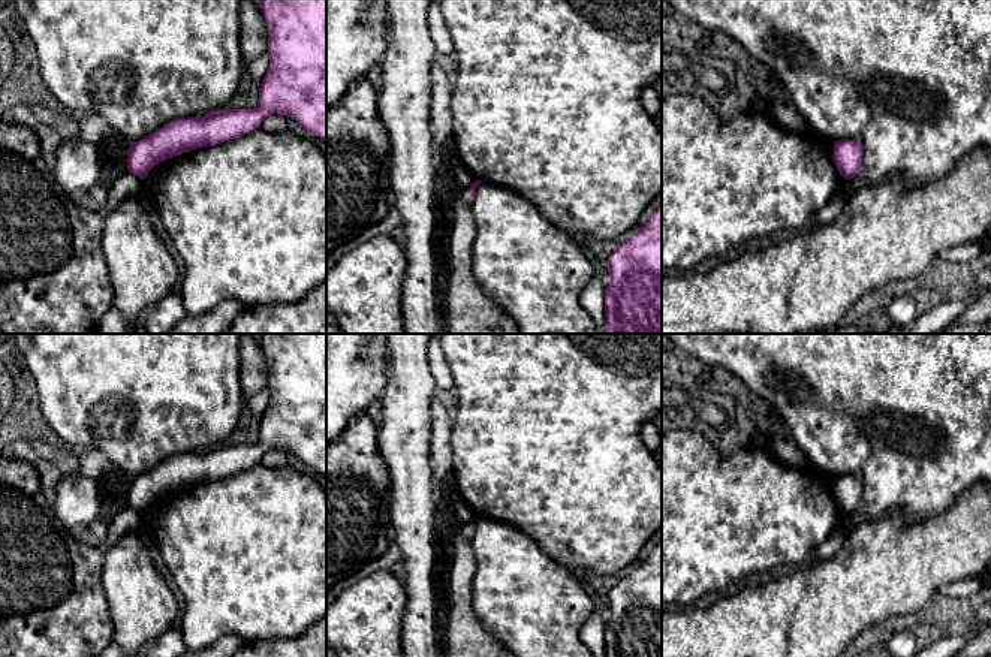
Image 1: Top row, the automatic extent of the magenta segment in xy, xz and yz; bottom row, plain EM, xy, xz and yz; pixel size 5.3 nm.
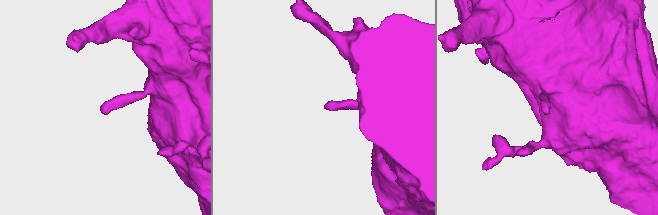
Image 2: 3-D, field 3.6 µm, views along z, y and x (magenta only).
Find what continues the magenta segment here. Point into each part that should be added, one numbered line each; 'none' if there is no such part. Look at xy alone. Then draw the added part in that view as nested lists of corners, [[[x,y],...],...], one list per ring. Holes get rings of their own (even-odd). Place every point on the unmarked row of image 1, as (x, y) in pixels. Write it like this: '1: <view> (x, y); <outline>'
none

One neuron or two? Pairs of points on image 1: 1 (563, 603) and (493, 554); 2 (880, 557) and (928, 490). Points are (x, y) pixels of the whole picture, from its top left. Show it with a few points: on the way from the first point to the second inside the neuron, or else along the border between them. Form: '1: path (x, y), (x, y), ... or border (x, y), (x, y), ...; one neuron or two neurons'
1: path (545, 603), (511, 572); one neuron
2: border (939, 514), (907, 524), (891, 509), (870, 521); two neurons

